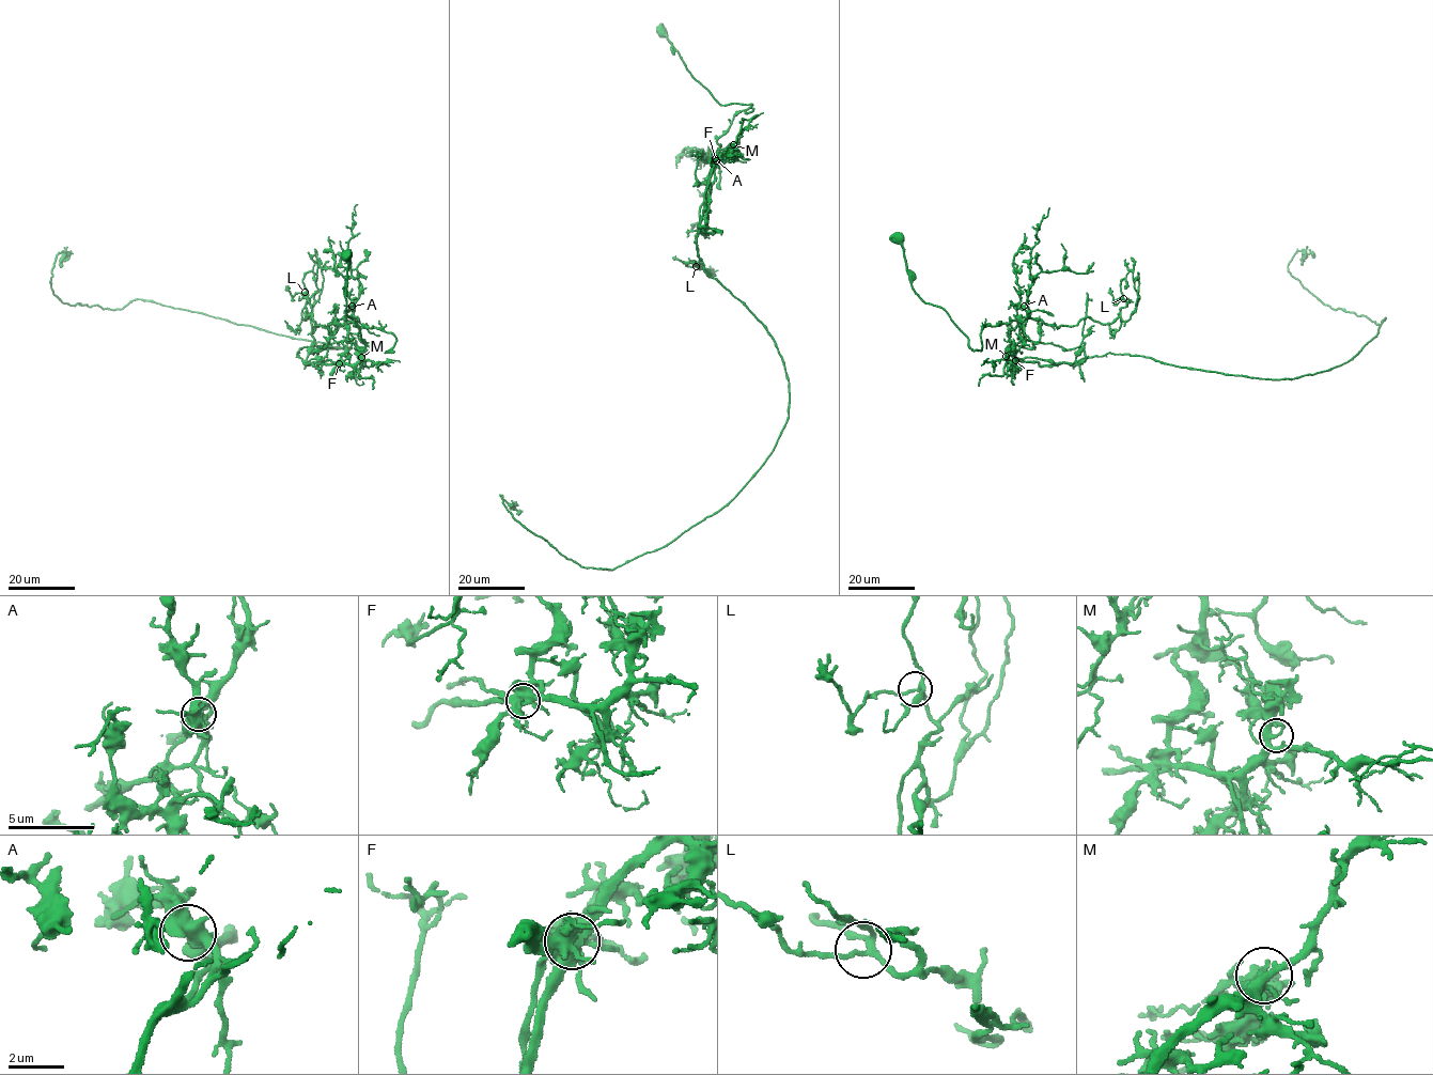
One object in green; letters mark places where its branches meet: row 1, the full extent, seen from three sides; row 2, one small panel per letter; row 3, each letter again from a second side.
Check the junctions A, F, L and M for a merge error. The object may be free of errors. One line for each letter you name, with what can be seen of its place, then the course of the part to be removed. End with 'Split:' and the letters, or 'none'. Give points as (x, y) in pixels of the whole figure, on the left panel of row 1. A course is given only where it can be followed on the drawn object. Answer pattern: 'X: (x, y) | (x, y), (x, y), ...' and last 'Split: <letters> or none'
F: (339, 363) | (340, 363), (297, 353), (349, 347), (141, 299), (64, 304), (50, 287), (62, 251), (61, 267)
Split: F

